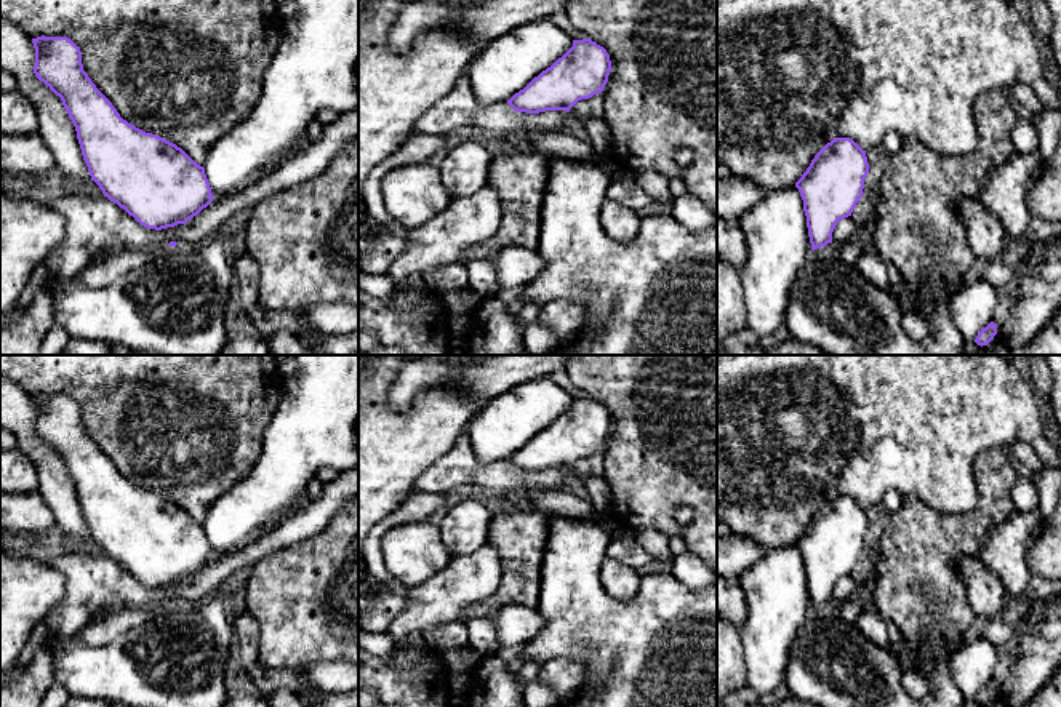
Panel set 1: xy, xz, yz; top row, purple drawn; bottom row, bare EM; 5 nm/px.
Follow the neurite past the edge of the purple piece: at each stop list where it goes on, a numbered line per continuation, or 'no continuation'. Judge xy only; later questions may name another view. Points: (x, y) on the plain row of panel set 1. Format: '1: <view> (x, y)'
no continuation

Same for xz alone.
no continuation

